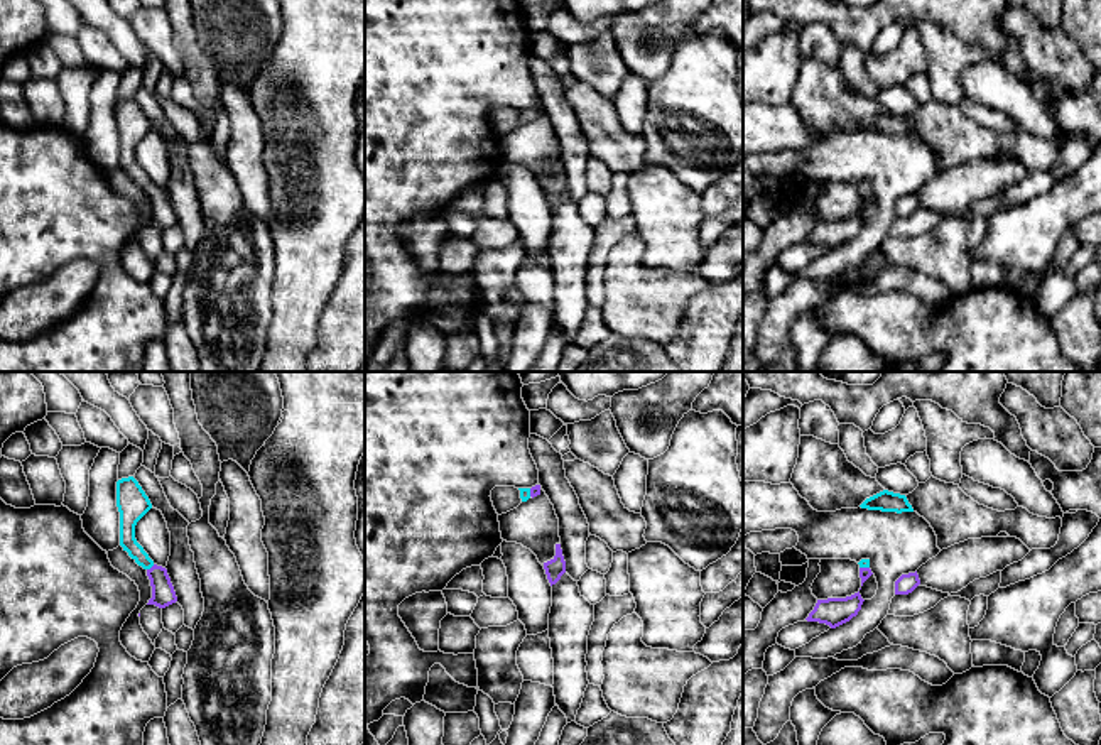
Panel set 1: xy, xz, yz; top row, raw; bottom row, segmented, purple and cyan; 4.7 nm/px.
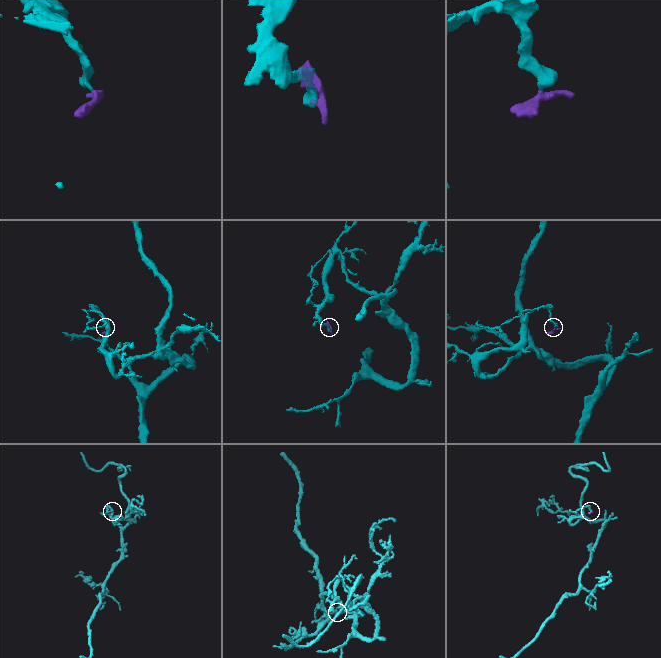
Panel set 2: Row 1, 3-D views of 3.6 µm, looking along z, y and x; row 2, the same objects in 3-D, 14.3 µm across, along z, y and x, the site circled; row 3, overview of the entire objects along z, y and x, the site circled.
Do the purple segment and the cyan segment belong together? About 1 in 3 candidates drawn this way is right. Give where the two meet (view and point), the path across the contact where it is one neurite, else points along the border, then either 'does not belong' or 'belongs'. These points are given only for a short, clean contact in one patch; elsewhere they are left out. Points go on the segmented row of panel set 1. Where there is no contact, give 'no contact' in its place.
contact xy (152, 566); way xy (162, 592), (152, 566), (127, 541), (127, 521); belongs

